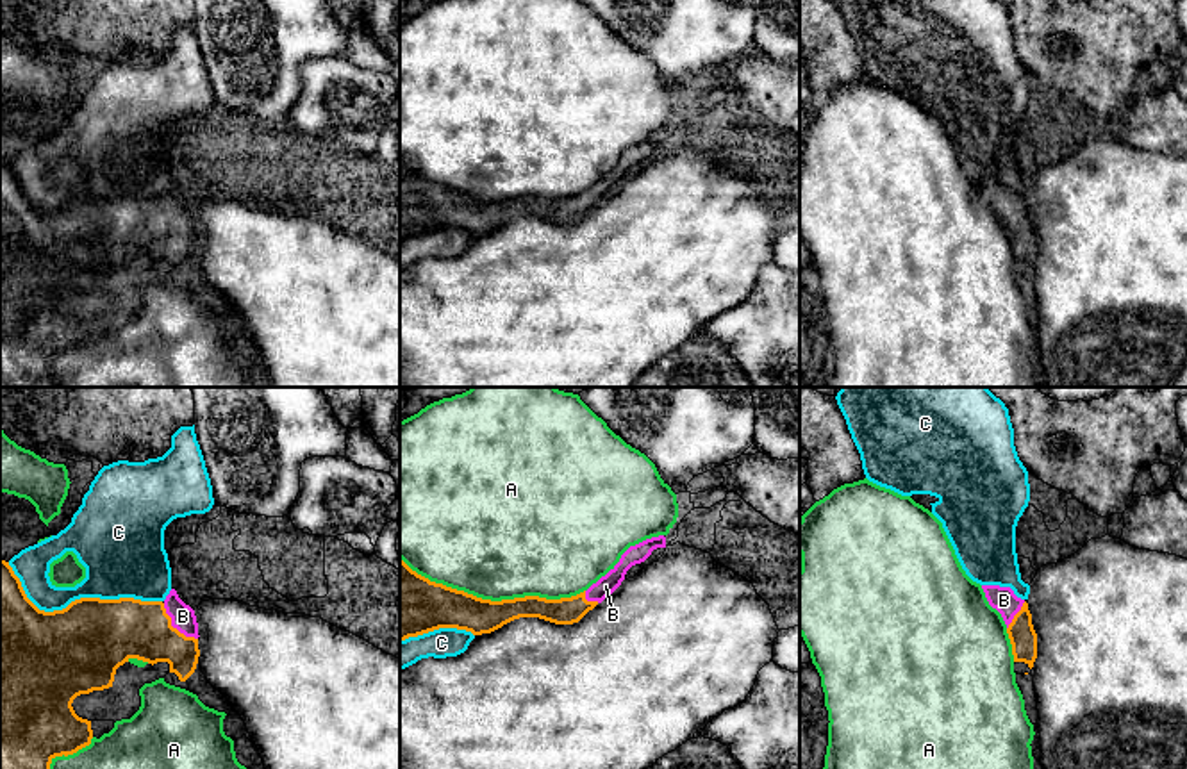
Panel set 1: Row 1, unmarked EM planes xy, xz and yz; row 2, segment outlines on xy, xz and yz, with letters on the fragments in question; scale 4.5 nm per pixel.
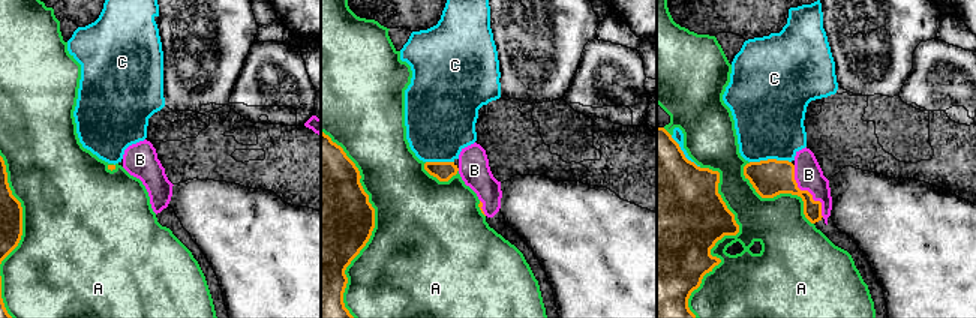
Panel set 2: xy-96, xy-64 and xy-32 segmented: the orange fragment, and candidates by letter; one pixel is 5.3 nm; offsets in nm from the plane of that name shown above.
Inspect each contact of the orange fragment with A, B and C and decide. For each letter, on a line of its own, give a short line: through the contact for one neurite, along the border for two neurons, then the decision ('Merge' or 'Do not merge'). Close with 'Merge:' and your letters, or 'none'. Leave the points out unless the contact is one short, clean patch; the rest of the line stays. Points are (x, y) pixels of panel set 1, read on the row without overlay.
A: Do not merge
B: Line: xy (116, 231), (172, 227), (182, 216). Merge
C: Do not merge
Merge: B

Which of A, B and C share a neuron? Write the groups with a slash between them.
A / B / C

